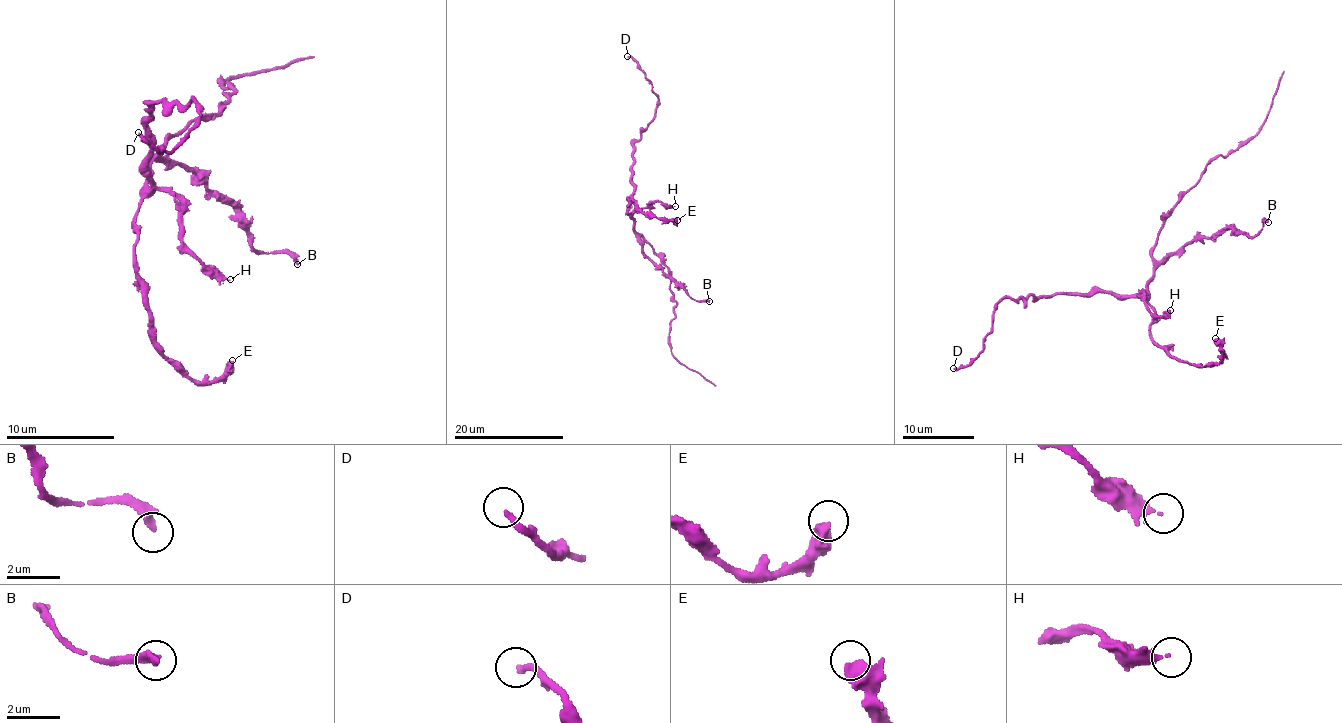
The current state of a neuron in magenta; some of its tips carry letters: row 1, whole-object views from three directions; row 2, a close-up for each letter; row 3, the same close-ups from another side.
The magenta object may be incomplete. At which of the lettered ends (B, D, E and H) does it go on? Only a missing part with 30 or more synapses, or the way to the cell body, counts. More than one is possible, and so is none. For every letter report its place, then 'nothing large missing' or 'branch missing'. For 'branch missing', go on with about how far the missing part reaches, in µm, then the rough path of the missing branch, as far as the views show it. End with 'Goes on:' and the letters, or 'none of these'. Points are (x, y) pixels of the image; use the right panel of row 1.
B: at (1268, 222); nothing large missing
D: at (953, 368); nothing large missing
E: at (1215, 338); nothing large missing
H: at (1170, 310); nothing large missing
Goes on: none of these

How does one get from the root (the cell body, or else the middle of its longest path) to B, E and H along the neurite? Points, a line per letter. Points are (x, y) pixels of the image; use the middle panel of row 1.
B: (635, 224), (635, 233), (648, 258), (692, 298), (709, 301)
E: (635, 224), (632, 214), (627, 213), (627, 196), (634, 202), (636, 209), (659, 218), (677, 220)
H: (635, 224), (632, 216), (638, 208), (649, 208), (649, 201), (675, 206)

